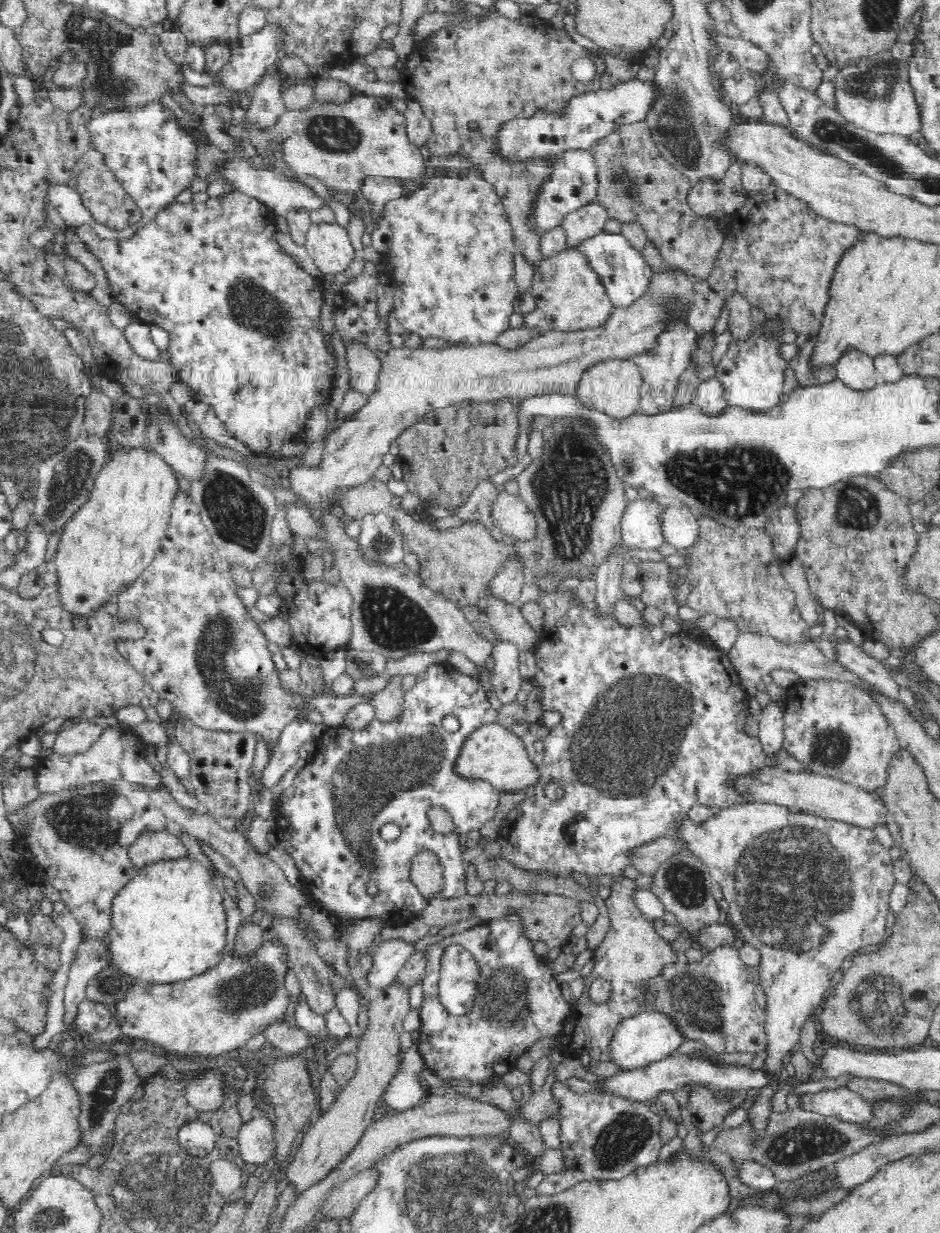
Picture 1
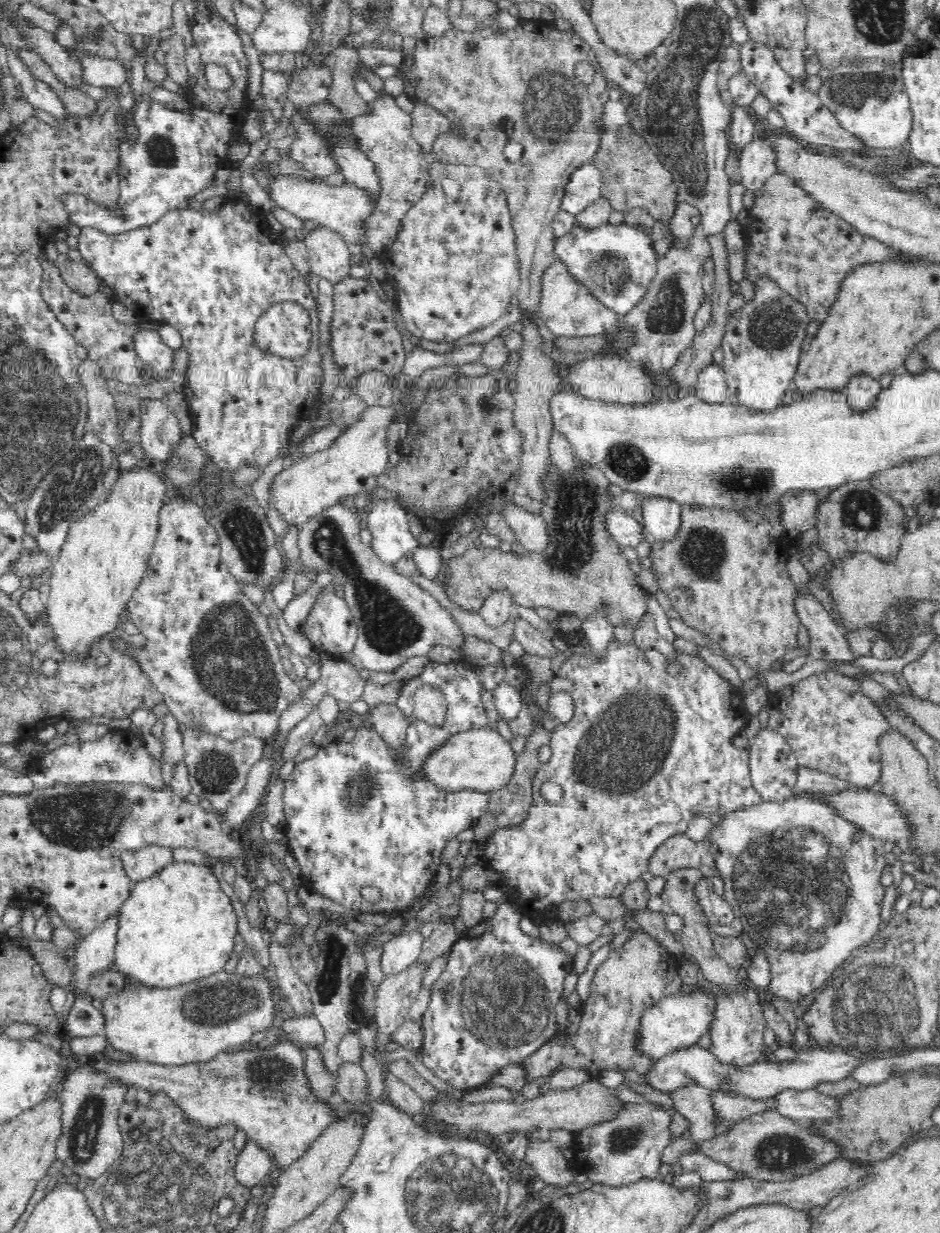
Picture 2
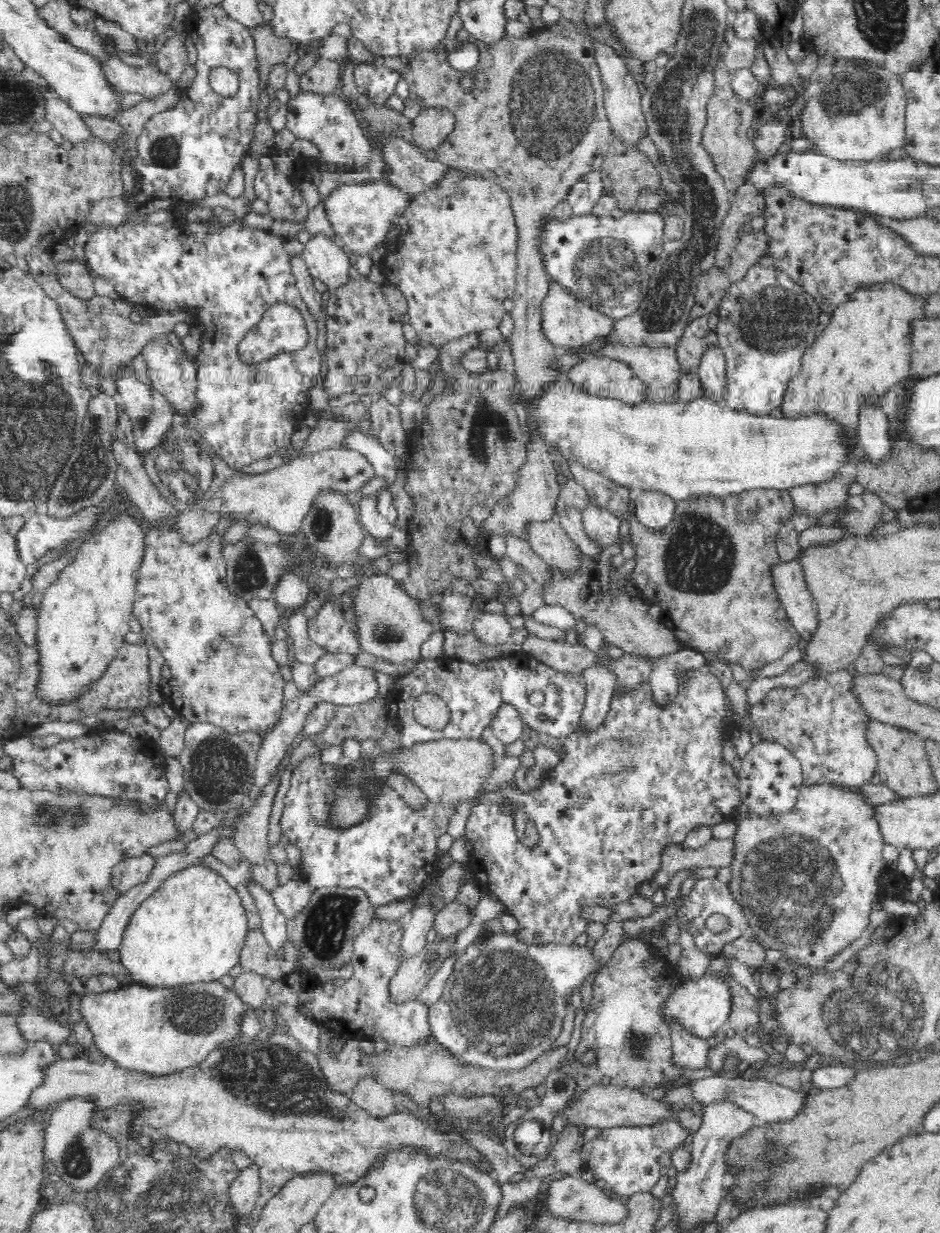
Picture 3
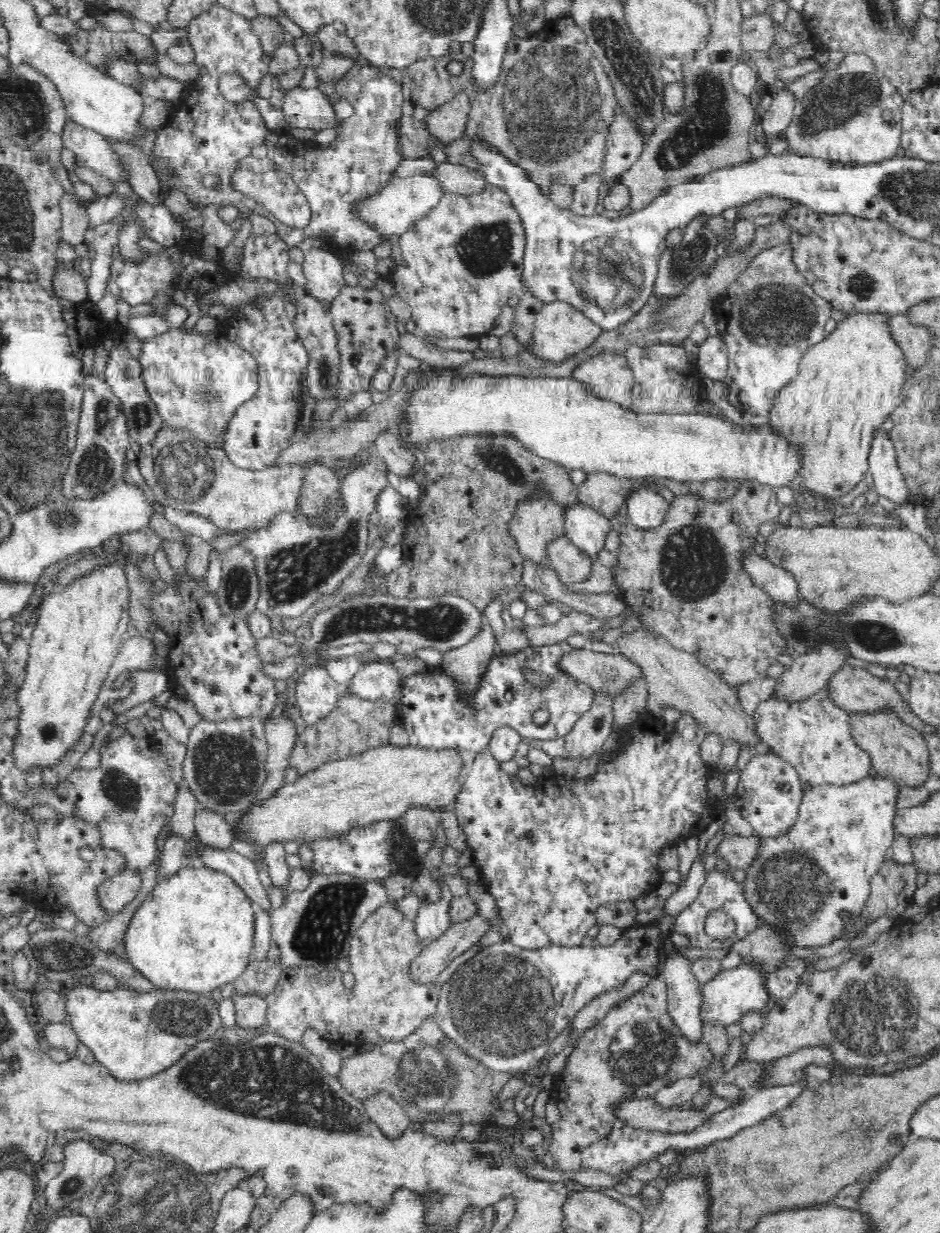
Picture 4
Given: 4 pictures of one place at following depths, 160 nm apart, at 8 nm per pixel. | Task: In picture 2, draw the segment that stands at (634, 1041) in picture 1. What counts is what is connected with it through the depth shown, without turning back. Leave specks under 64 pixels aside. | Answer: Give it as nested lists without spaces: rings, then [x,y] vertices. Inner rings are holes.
[[[680,991],[675,996],[666,997],[642,1011],[635,1029],[634,1050],[650,1061],[658,1061],[672,1052],[689,1048],[707,1032],[713,1019],[712,1011],[713,997],[708,993]]]

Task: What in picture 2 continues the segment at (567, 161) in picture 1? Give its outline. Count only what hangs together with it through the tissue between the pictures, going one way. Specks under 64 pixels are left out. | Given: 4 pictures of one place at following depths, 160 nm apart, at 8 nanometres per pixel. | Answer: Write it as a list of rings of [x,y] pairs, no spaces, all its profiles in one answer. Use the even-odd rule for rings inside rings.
[[[591,161],[579,164],[568,177],[559,211],[573,216],[601,196],[602,175]]]

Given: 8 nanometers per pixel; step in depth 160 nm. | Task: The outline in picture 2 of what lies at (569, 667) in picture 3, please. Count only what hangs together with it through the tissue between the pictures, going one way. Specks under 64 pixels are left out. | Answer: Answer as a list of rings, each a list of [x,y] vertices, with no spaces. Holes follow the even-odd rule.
[[[514,618],[513,640],[521,644],[531,657],[555,657],[560,646],[553,640],[545,638],[526,618]]]

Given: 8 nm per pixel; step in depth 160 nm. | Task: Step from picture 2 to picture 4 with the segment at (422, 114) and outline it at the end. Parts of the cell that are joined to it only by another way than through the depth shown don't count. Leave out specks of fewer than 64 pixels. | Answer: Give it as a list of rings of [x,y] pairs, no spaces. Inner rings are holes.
[[[464,93],[448,101],[442,108],[432,110],[423,118],[428,134],[436,138],[438,144],[449,144],[457,139],[465,129],[470,102]]]

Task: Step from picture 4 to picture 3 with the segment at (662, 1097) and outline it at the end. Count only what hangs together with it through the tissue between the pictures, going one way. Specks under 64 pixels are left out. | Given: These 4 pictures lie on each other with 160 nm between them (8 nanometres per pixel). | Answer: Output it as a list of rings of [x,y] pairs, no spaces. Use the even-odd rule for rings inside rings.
[[[714,1075],[690,1081],[689,1084],[694,1089],[694,1097],[702,1104],[730,1097],[736,1103],[740,1103],[746,1110],[754,1113],[757,1125],[779,1124],[780,1122],[786,1122],[786,1120],[792,1120],[794,1116],[800,1114],[800,1110],[806,1108],[806,1100],[808,1100],[807,1093],[792,1090],[776,1083],[776,1081],[764,1078],[724,1078],[720,1075]]]

